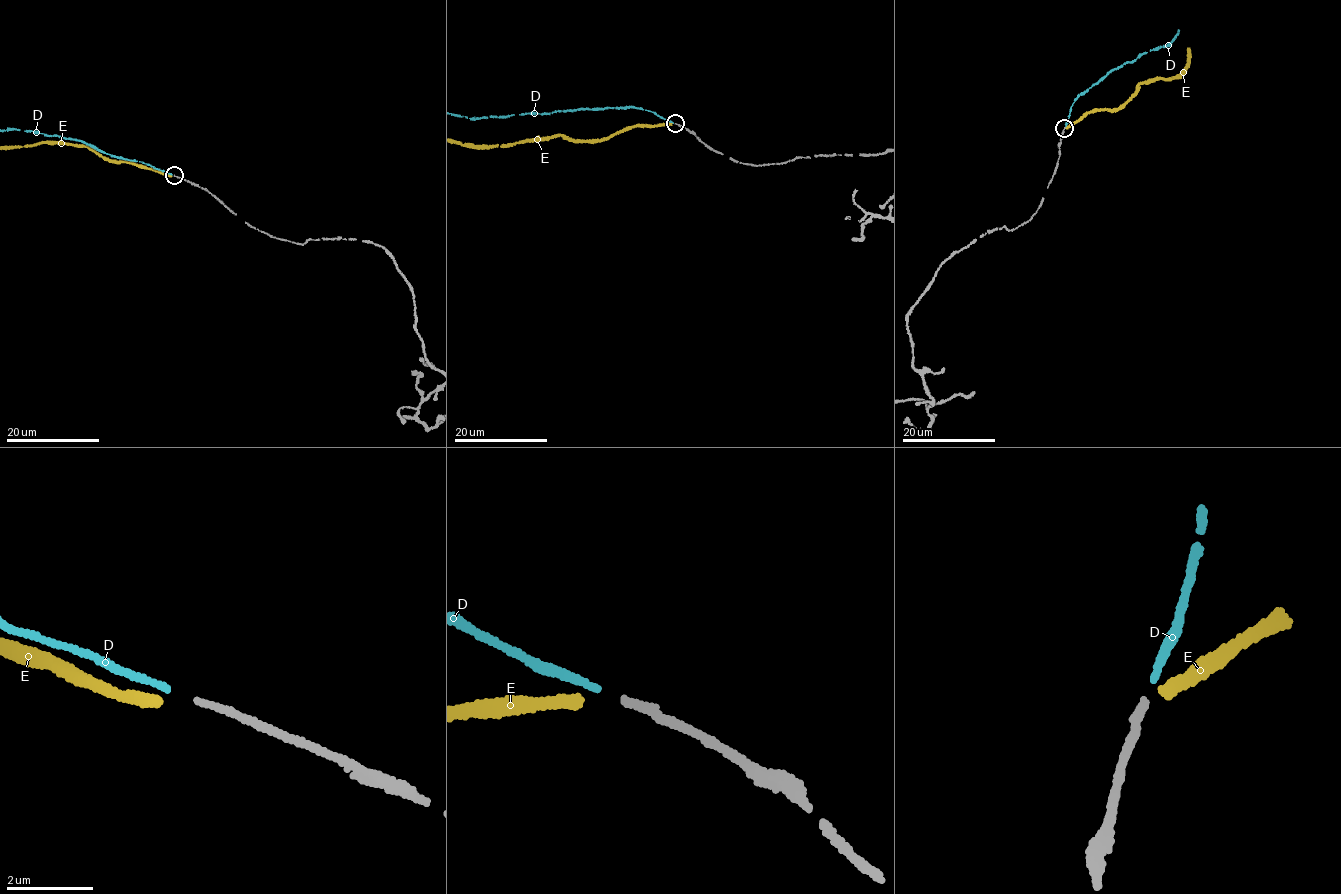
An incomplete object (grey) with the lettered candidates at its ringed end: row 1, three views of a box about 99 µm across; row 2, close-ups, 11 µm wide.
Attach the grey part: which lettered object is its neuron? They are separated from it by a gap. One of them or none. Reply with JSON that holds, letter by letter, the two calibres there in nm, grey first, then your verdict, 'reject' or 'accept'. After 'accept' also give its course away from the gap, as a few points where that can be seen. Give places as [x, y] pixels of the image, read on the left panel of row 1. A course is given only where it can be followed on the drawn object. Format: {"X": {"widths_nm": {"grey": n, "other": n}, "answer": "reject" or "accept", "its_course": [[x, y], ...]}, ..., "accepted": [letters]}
{"D": {"widths_nm": {"grey": 140, "other": 140}, "answer": "accept"}, "E": {"widths_nm": {"grey": 140, "other": 260}, "answer": "reject"}, "accepted": ["D"]}

